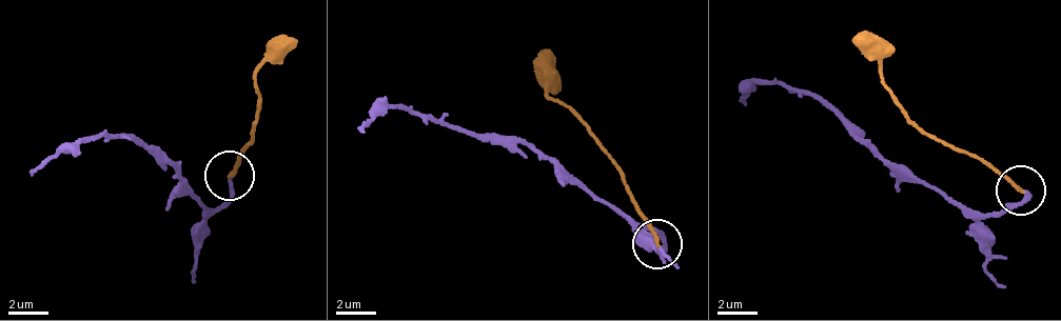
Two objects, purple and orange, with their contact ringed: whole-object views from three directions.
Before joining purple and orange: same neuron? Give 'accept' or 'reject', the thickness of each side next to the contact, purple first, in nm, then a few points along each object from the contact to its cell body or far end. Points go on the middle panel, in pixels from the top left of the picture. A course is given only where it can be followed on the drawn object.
reject; 220 nm thick on the purple side, 160 nm on the other; purple runs (660, 244), (657, 231), (632, 224), (524, 143), (490, 143), (454, 123), (380, 109), (357, 133); orange runs (655, 244), (645, 213), (603, 144), (544, 92), (547, 49)

